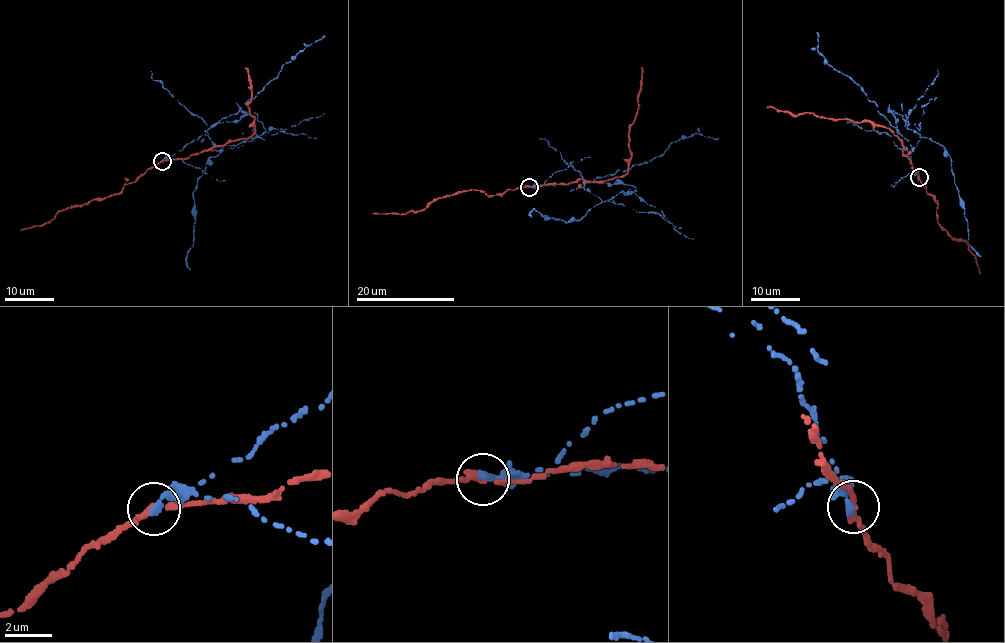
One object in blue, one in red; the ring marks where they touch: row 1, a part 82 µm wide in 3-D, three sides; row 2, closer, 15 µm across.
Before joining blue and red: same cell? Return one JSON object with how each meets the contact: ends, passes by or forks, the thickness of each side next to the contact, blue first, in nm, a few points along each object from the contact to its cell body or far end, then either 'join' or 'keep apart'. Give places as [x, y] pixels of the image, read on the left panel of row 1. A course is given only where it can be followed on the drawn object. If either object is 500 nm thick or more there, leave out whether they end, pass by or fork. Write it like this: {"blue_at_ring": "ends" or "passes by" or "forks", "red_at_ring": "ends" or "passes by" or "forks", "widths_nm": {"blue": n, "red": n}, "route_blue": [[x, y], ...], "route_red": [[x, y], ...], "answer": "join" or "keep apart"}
{"blue_at_ring": "ends", "red_at_ring": "passes by", "widths_nm": {"blue": 320, "red": 260}, "route_blue": [[162, 160], [217, 123], [251, 115], [265, 130], [224, 146], [206, 165], [193, 192], [190, 270]], "route_red": [[162, 160], [188, 158], [254, 131], [246, 104], [251, 85], [246, 67]], "answer": "keep apart"}

